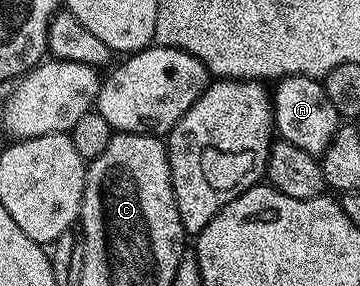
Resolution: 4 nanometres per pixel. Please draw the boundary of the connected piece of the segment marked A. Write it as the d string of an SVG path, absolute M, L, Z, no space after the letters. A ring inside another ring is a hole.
M286 76L275 88L271 93L272 119L279 139L298 146L298 150L306 150L311 156L323 156L342 123L338 110L334 110L334 102L326 98L323 83L314 76Z

